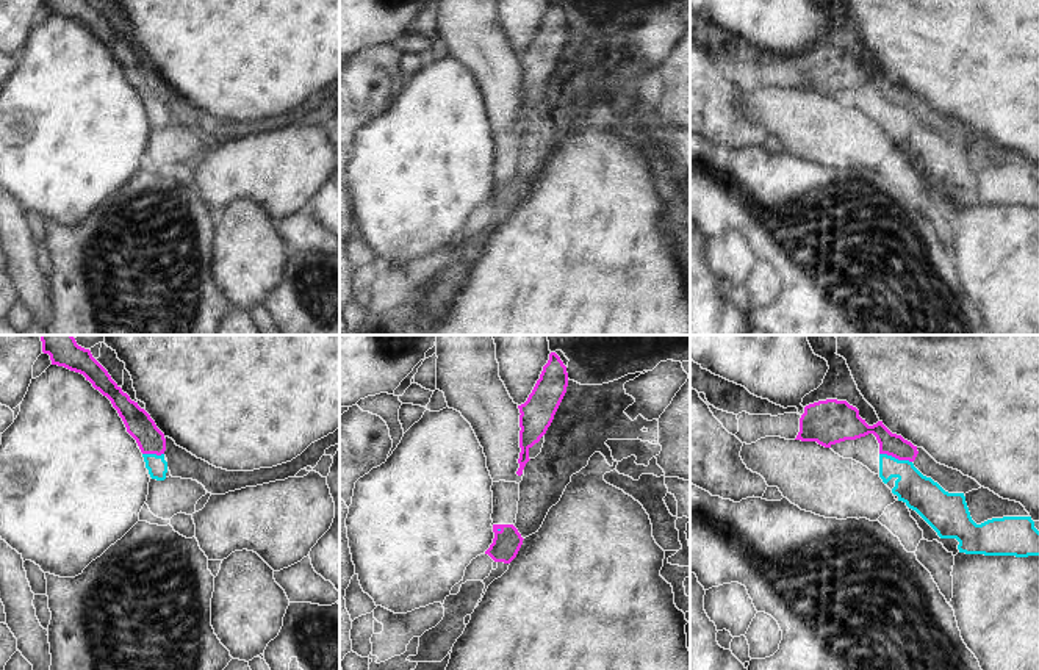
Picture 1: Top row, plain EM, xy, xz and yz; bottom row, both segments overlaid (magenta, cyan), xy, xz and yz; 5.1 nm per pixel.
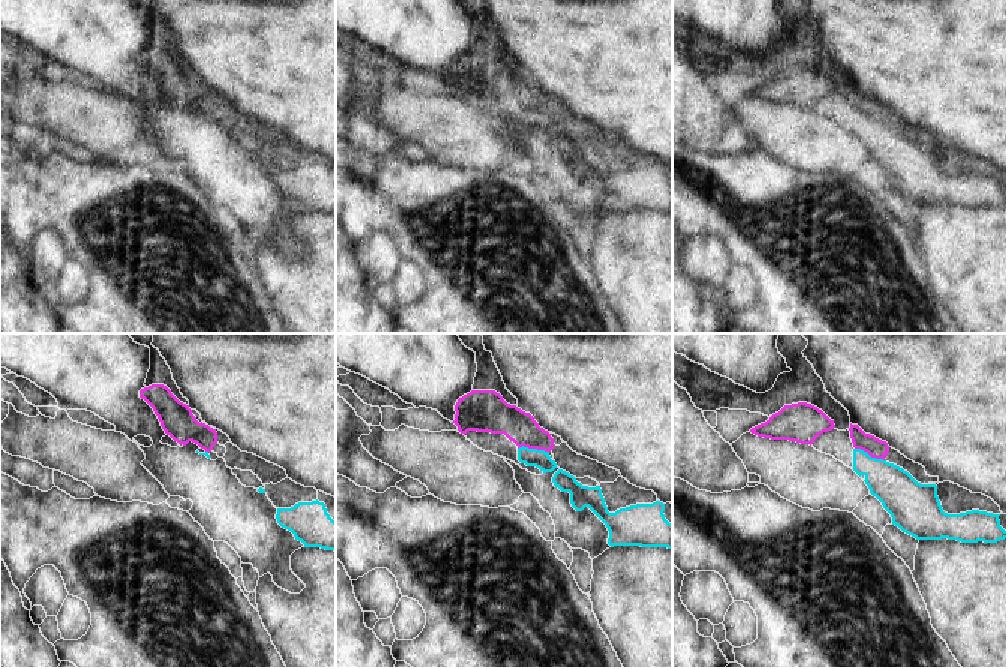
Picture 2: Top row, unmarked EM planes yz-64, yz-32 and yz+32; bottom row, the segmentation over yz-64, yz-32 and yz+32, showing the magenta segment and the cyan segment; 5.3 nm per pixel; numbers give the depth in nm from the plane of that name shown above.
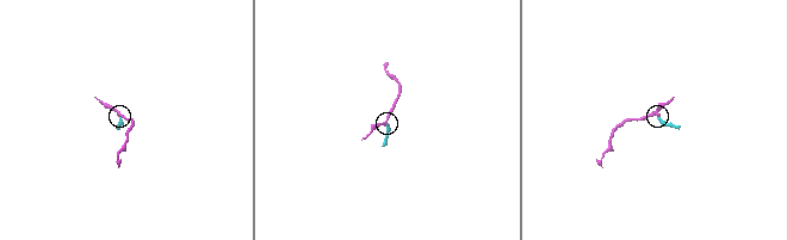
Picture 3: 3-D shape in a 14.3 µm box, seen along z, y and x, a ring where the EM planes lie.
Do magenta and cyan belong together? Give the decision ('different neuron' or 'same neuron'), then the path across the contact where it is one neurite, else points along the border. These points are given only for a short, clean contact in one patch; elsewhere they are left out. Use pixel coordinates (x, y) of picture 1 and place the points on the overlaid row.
same neuron | across yz (894, 445), (895, 457), (920, 493)

